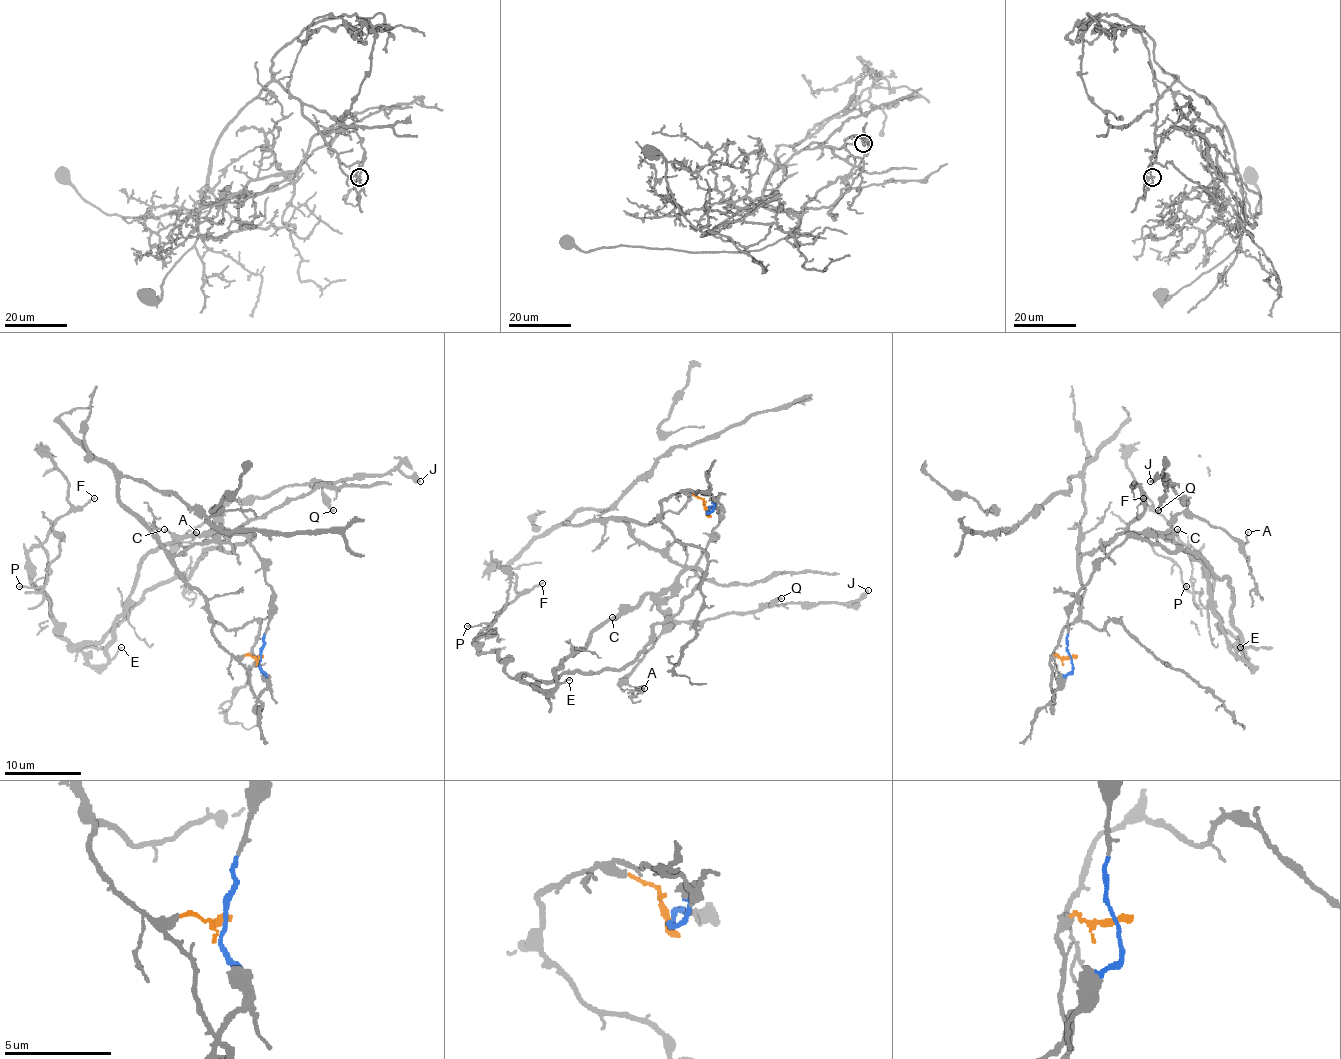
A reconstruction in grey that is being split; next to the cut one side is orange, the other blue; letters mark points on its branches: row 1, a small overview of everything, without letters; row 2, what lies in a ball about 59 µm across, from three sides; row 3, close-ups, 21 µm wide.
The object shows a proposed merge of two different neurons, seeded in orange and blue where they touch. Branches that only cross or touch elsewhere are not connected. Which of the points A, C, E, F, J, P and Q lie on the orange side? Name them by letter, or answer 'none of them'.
none of them

